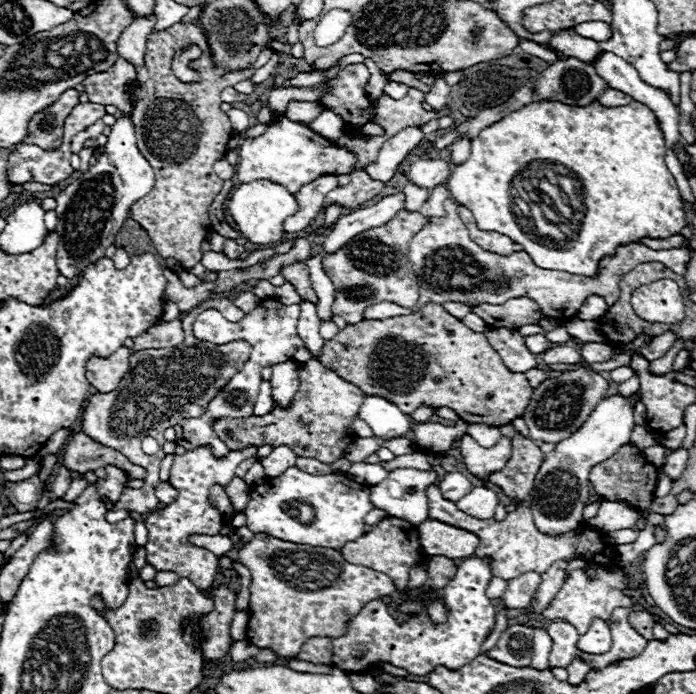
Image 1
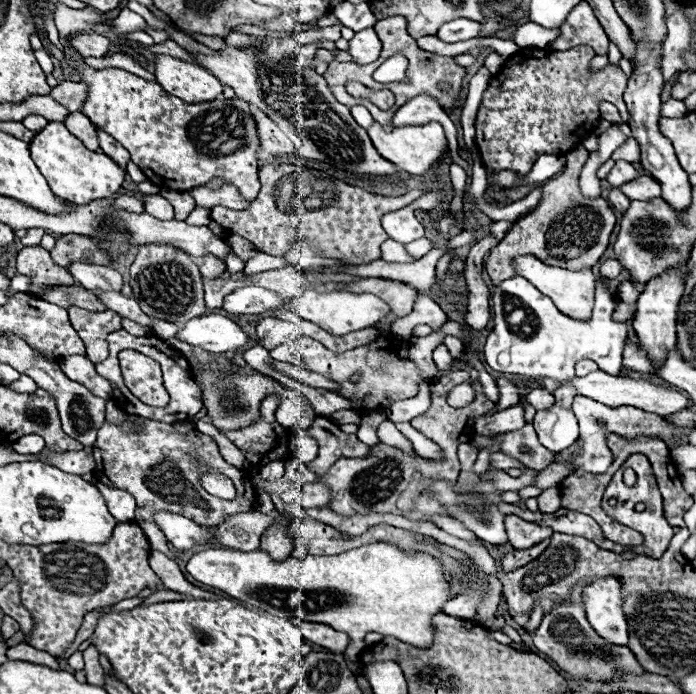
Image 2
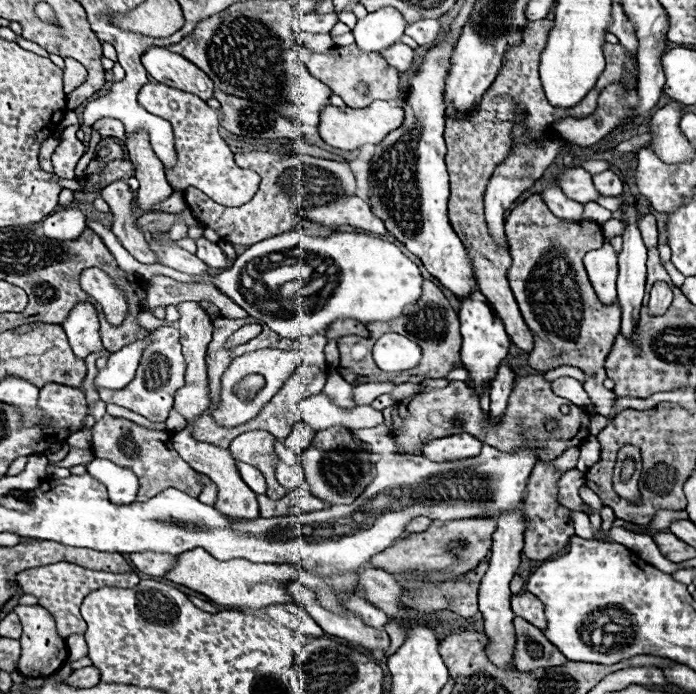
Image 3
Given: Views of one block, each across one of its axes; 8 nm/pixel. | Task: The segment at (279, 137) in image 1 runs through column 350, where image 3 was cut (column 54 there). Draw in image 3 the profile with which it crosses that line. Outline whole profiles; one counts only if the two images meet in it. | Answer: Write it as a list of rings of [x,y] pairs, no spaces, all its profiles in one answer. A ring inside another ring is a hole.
[[[68,126],[64,130],[64,134],[60,136],[60,144],[56,148],[56,152],[52,154],[52,162],[54,162],[54,174],[60,178],[74,178],[74,168],[78,164],[78,160],[84,154],[84,144],[76,138],[76,132],[80,130],[78,126]]]

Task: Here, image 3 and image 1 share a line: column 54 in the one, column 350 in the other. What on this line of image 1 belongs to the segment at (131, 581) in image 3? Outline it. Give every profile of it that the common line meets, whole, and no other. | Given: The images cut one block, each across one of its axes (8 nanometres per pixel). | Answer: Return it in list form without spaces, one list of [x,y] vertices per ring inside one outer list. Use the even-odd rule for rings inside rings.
[[[264,532],[254,534],[250,542],[246,542],[238,550],[238,558],[242,566],[250,570],[252,582],[250,582],[250,626],[248,626],[248,642],[258,648],[270,648],[282,658],[292,658],[300,652],[302,644],[310,636],[328,636],[328,638],[340,638],[346,634],[346,624],[372,600],[390,596],[396,586],[394,582],[376,570],[370,570],[366,566],[350,564],[342,558],[340,552],[332,552],[332,548],[308,548],[300,544],[288,544],[284,540],[272,538]]]

